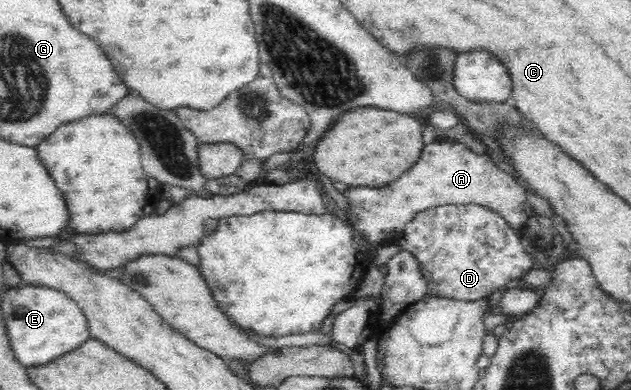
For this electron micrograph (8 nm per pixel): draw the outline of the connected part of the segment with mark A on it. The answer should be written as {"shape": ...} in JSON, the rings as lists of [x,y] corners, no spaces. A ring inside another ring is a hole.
{"shape":[[[457,142],[430,143],[415,165],[397,181],[381,186],[351,187],[347,197],[351,205],[349,223],[374,248],[383,241],[395,242],[419,212],[439,205],[484,205],[500,213],[516,231],[534,214],[525,198],[525,189],[509,173],[501,170],[487,153],[477,154]]]}

